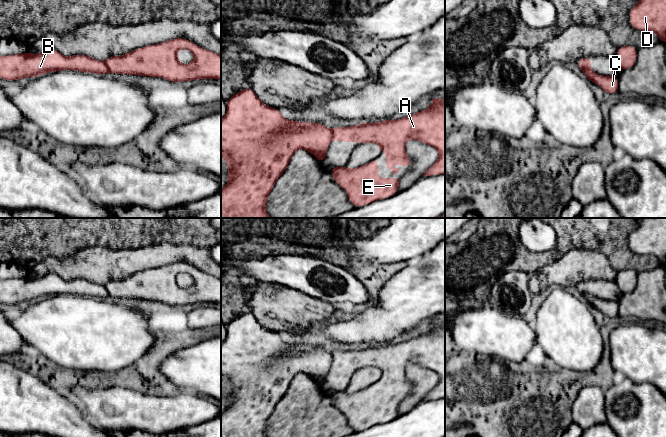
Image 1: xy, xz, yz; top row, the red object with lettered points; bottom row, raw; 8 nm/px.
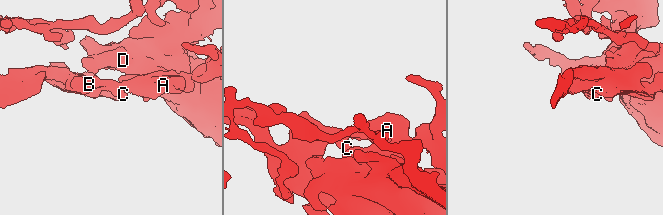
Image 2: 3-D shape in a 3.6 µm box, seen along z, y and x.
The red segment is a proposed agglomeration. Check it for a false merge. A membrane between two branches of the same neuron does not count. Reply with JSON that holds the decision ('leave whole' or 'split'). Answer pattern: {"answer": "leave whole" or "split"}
{"answer": "split"}

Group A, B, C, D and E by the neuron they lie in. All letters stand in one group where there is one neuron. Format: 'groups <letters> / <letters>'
groups A D E / B C

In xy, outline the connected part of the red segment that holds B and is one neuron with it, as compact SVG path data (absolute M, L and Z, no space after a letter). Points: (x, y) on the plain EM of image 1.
M47 273L40 278L27 276L0 280L0 302L9 305L63 294L75 294L99 299L106 299L109 295L103 285L86 279L66 281L55 273Z

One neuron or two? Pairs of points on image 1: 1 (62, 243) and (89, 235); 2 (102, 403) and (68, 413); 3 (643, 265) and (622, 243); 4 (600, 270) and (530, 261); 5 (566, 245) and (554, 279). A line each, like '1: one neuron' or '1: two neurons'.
1: one neuron
2: two neurons
3: one neuron
4: two neurons
5: two neurons

